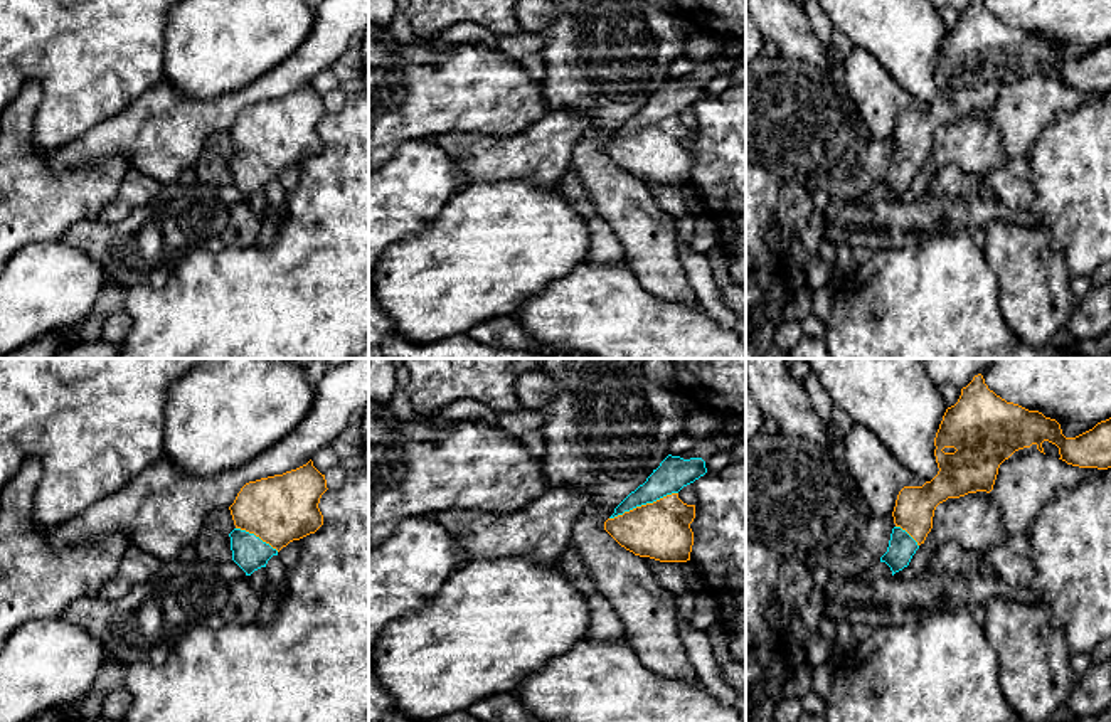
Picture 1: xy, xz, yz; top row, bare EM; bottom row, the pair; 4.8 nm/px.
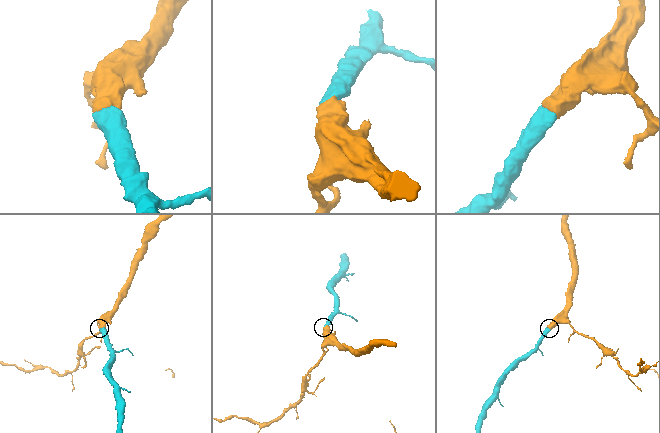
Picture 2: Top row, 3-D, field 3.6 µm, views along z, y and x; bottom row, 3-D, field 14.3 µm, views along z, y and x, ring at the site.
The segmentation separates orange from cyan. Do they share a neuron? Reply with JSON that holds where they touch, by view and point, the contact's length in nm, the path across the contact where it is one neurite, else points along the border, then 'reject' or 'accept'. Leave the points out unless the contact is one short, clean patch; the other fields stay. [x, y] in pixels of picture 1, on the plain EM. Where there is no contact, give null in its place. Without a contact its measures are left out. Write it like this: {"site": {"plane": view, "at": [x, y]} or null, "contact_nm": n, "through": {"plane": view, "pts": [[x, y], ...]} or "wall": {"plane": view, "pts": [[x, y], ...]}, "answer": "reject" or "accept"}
{"site": {"plane": "xz", "at": [643, 128]}, "contact_nm": 360, "through": {"plane": "xz", "pts": [[660, 153], [643, 128], [674, 96]]}, "answer": "accept"}

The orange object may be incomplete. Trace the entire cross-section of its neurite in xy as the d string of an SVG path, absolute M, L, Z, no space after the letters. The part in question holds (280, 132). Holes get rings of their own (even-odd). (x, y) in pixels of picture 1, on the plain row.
M306 88L246 106L229 130L236 151L229 157L232 183L251 199L293 163L323 148L318 131L327 103Z

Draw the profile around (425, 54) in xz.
M446 42L438 45L402 45L401 57L407 62L431 64L449 56L456 42Z

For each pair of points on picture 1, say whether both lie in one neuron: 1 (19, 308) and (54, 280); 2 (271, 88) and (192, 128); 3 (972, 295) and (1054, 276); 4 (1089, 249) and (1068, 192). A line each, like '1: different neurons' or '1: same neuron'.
1: same neuron
2: same neuron
3: different neurons
4: same neuron

